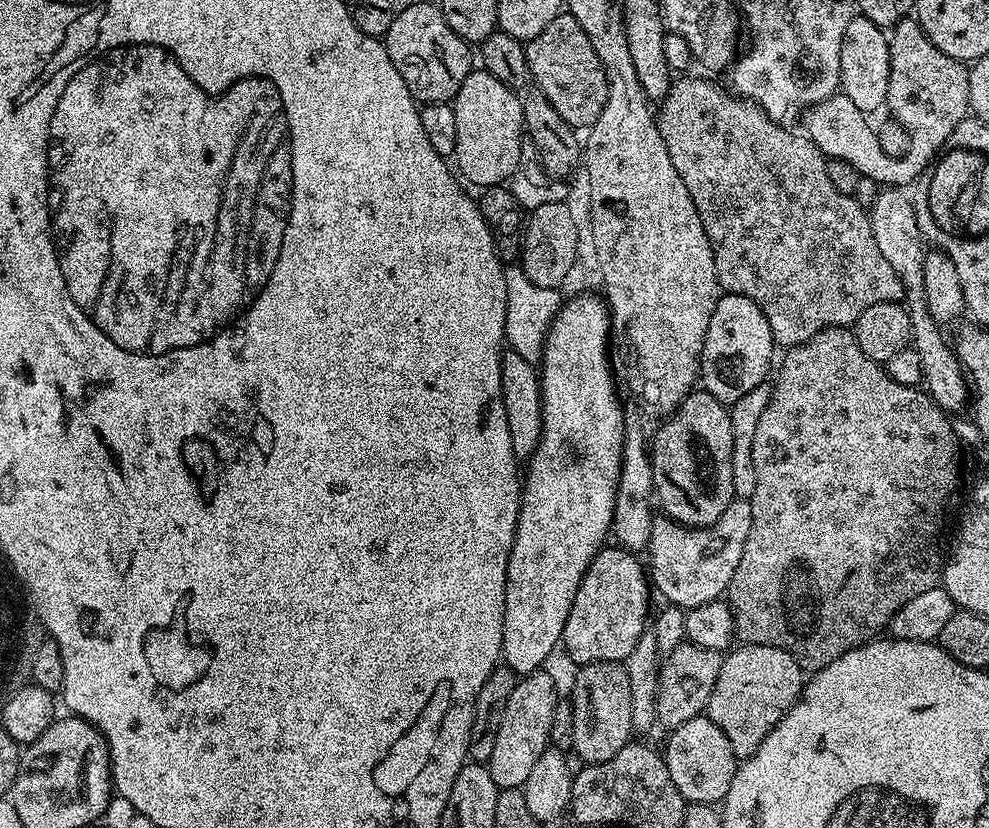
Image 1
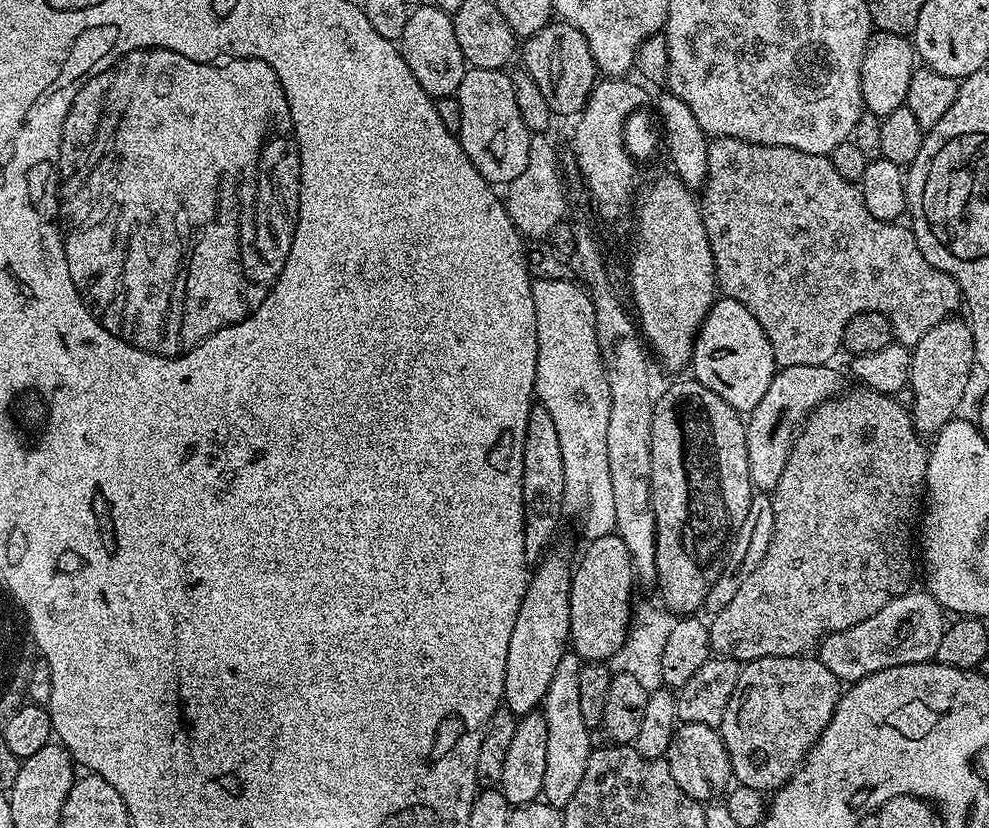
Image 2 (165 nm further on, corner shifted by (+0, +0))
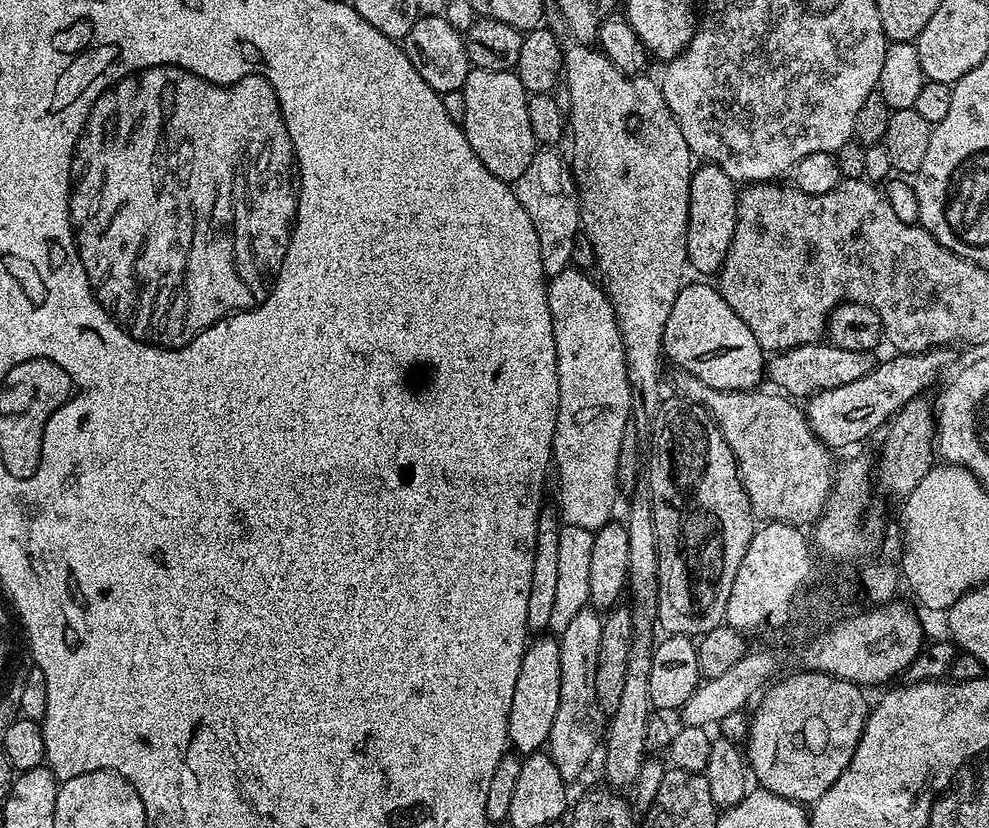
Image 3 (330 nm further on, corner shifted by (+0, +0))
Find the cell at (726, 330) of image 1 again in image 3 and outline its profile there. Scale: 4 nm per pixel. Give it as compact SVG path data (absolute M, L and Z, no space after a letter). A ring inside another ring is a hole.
M700 282L704 284L685 283L681 287L678 298L674 298L674 310L670 310L670 318L666 318L666 330L664 331L664 350L663 355L668 356L677 365L675 366L681 372L694 374L706 386L714 386L714 390L730 390L731 392L747 392L755 389L756 384L766 376L766 353L763 348L758 346L758 338L750 334L746 322L730 310L726 298L711 283Z

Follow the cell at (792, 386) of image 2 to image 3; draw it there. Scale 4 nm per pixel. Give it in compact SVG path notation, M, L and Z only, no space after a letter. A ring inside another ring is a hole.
M947 347L931 348L929 352L893 355L893 360L881 359L866 378L850 382L850 386L838 386L834 390L822 390L807 397L806 415L814 434L830 450L848 448L860 444L871 432L885 427L900 408L921 397L940 376L940 371L951 362Z

